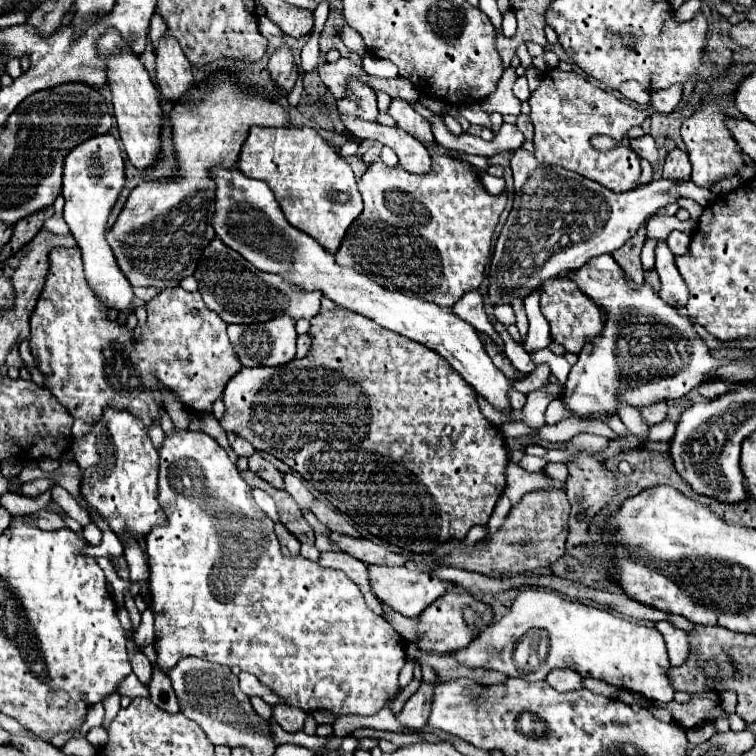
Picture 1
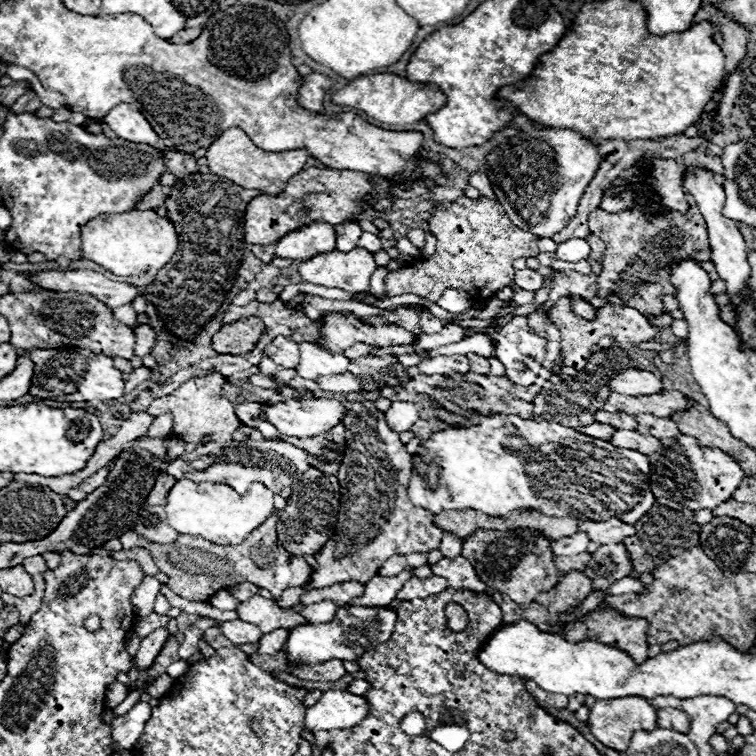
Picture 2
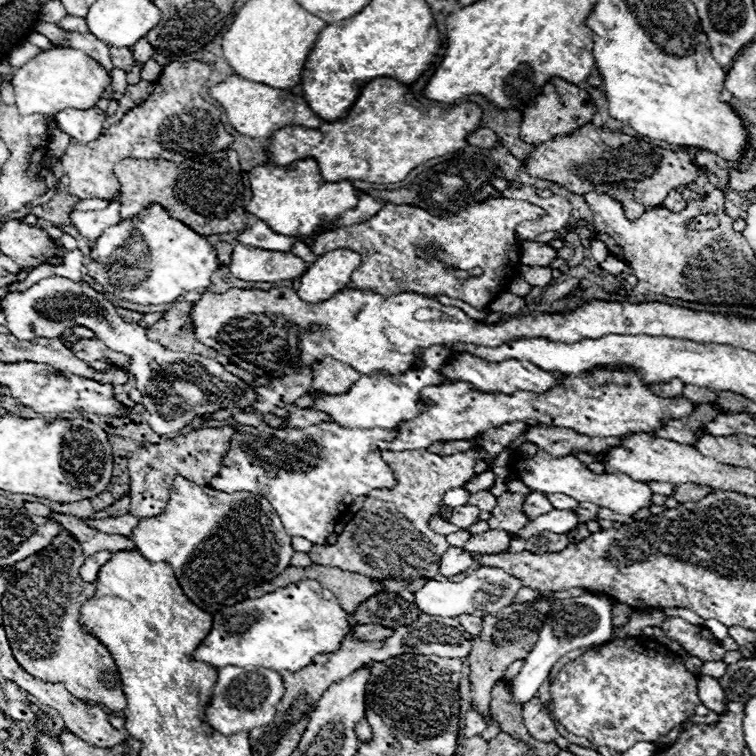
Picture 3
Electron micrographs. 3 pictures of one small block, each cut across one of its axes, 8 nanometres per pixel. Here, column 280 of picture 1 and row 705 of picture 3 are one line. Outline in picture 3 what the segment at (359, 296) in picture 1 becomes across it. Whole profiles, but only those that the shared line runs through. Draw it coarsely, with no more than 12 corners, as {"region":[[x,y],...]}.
{"region":[[218,670],[206,720],[222,734],[276,716],[278,672]]}

